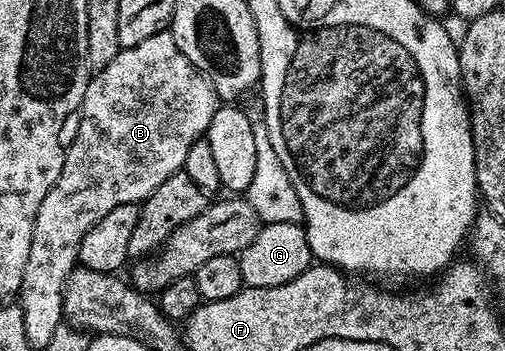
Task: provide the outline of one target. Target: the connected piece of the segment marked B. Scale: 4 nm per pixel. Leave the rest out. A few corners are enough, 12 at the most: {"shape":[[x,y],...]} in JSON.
{"shape":[[170,30],[88,78],[17,292],[62,324],[81,241],[180,174],[221,100]]}

